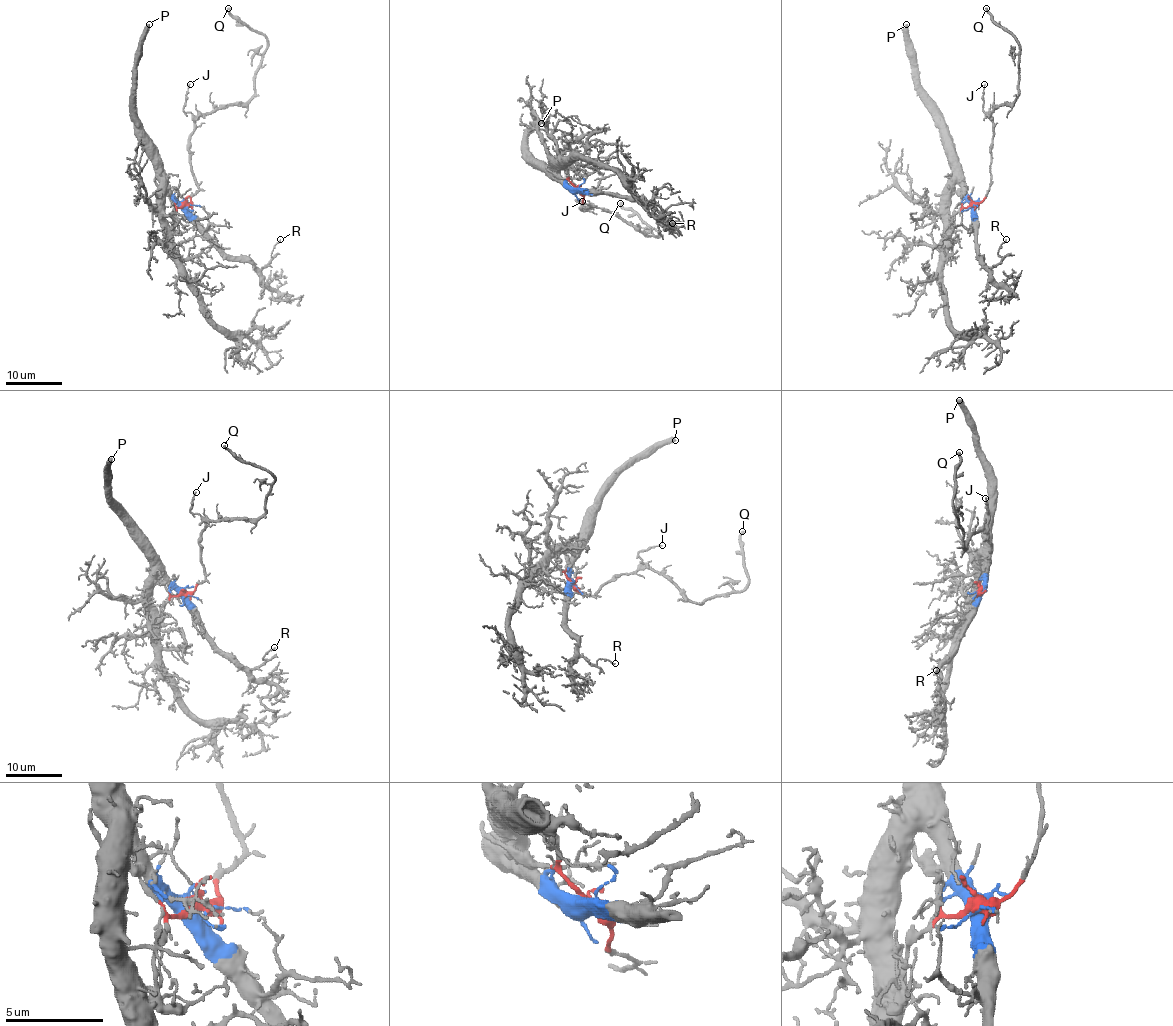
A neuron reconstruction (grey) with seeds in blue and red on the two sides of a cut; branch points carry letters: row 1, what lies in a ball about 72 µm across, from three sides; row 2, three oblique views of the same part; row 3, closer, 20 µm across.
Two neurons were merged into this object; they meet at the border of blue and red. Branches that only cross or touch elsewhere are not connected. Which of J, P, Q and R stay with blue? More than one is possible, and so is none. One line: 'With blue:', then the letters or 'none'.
With blue: P, R

